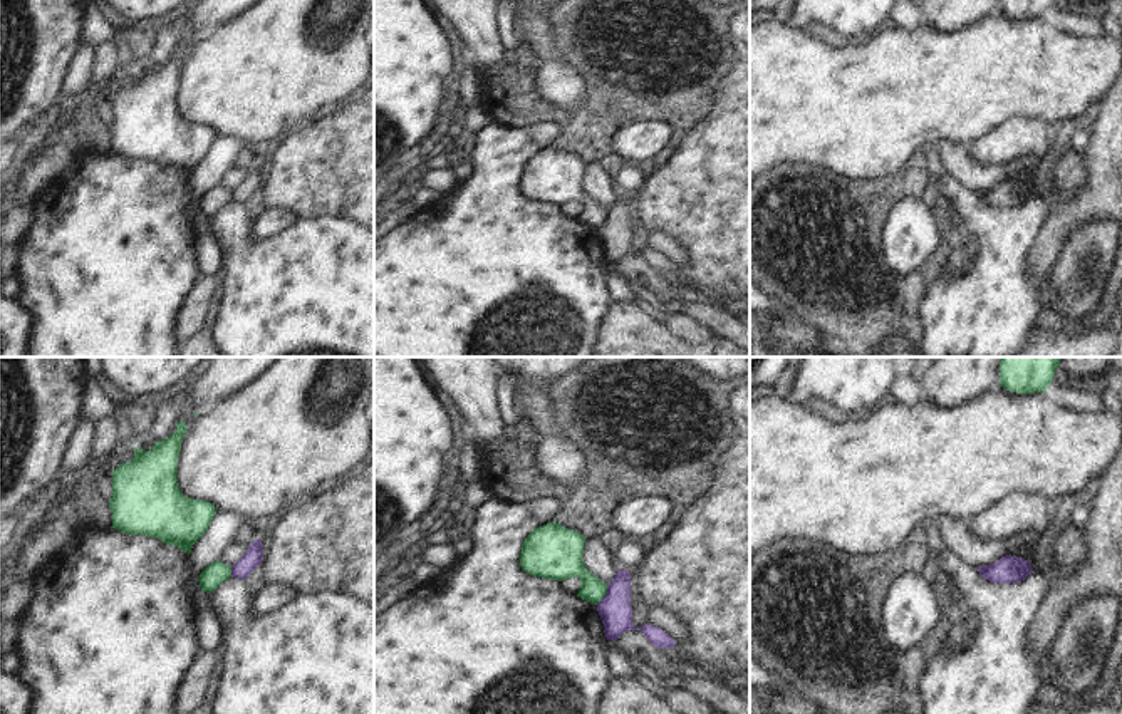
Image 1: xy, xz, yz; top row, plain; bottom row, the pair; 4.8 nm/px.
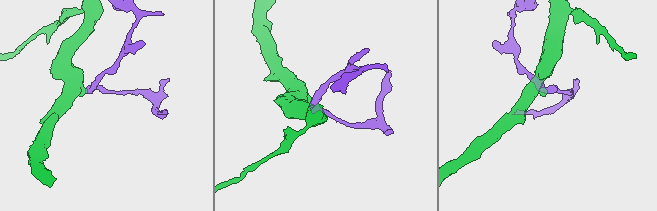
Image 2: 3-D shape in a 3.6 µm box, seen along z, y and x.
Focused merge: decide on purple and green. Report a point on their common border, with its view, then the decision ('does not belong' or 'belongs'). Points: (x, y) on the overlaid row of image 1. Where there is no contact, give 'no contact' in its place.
xz (606, 595) | does not belong

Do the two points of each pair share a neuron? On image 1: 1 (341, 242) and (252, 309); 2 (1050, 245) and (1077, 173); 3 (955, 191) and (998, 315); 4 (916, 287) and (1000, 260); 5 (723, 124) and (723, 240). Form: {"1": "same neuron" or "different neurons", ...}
{"1": "same neuron", "2": "different neurons", "3": "same neuron", "4": "different neurons", "5": "same neuron"}

